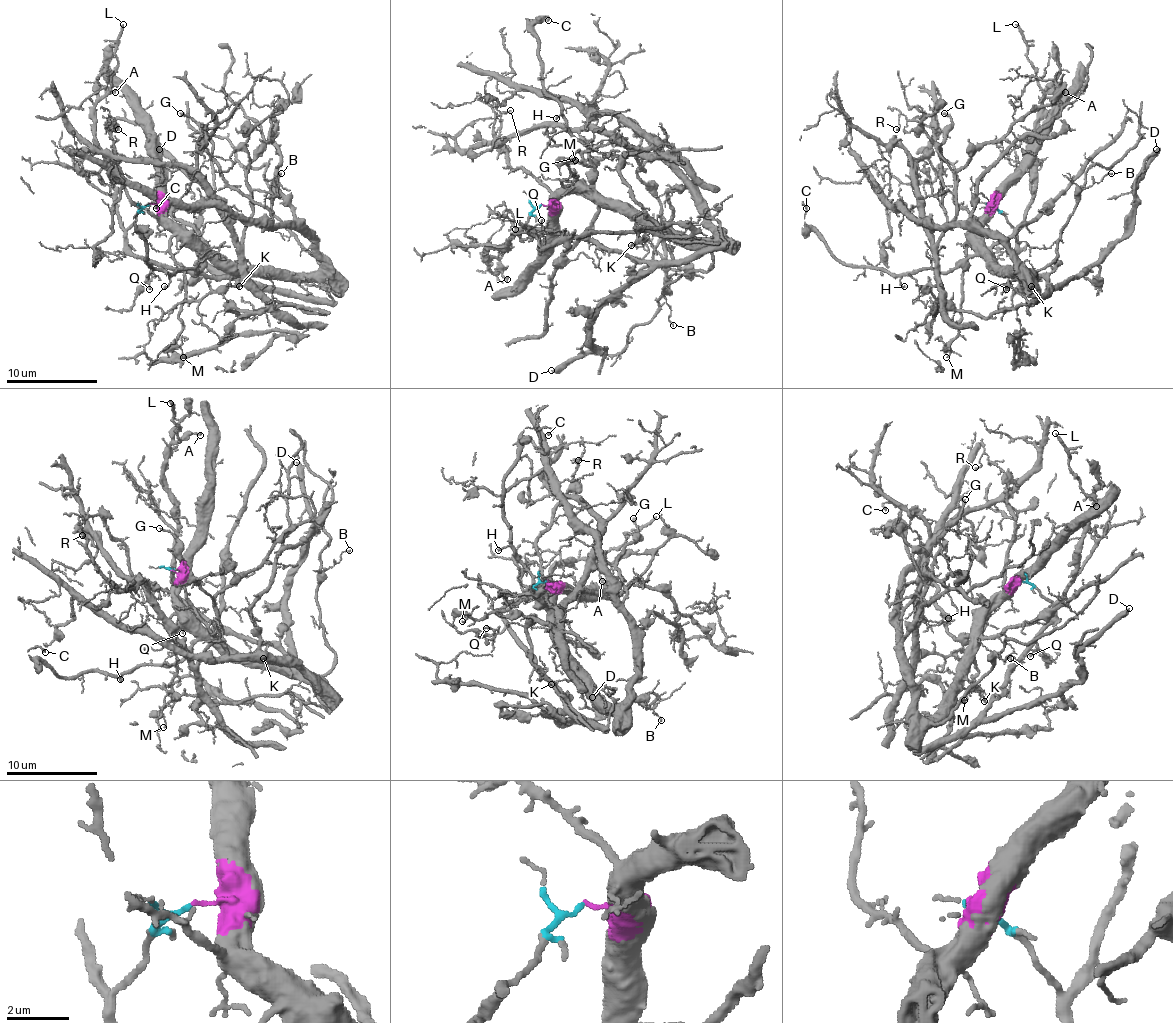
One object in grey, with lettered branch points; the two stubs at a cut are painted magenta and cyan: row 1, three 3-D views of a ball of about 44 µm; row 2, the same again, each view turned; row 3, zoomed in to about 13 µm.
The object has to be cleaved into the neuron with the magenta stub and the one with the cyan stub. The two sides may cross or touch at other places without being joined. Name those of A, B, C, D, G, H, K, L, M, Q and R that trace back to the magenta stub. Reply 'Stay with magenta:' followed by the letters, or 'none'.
Stay with magenta: B, C, G, H, K, M, R

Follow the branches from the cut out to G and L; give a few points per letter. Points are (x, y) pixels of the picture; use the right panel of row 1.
G: (991, 203), (980, 244), (1023, 276), (995, 237), (952, 226), (946, 217), (941, 155), (950, 121), (943, 112)
L: (991, 203), (1014, 228), (1032, 196), (1034, 137), (1043, 92), (1036, 67), (1030, 60), (1027, 39), (1016, 24)

